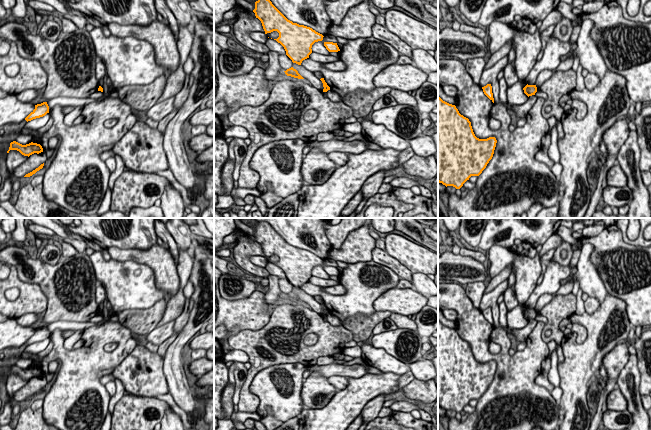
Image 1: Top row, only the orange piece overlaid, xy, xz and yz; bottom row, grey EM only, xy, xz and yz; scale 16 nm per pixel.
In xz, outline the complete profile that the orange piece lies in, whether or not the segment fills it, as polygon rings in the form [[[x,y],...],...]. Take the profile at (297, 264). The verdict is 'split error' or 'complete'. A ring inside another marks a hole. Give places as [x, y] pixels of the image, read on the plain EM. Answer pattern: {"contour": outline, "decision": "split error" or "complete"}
{"contour": [[[258,222],[255,226],[255,233],[253,236],[256,242],[261,245],[265,258],[273,255],[279,257],[279,261],[274,264],[284,271],[286,279],[293,287],[301,289],[302,285],[309,282],[309,279],[312,277],[312,269],[315,266],[323,264],[324,260],[312,252],[288,244],[267,222]]], "decision": "complete"}

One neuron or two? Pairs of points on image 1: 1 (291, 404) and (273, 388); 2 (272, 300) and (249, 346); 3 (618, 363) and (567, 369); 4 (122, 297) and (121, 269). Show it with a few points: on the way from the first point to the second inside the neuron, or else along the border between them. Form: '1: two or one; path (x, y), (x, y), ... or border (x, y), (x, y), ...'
1: one; path (287, 402), (277, 392)
2: two; border (280, 300), (274, 306)
3: two; border (616, 345), (604, 356), (602, 365)
4: one; path (122, 290), (121, 276)

